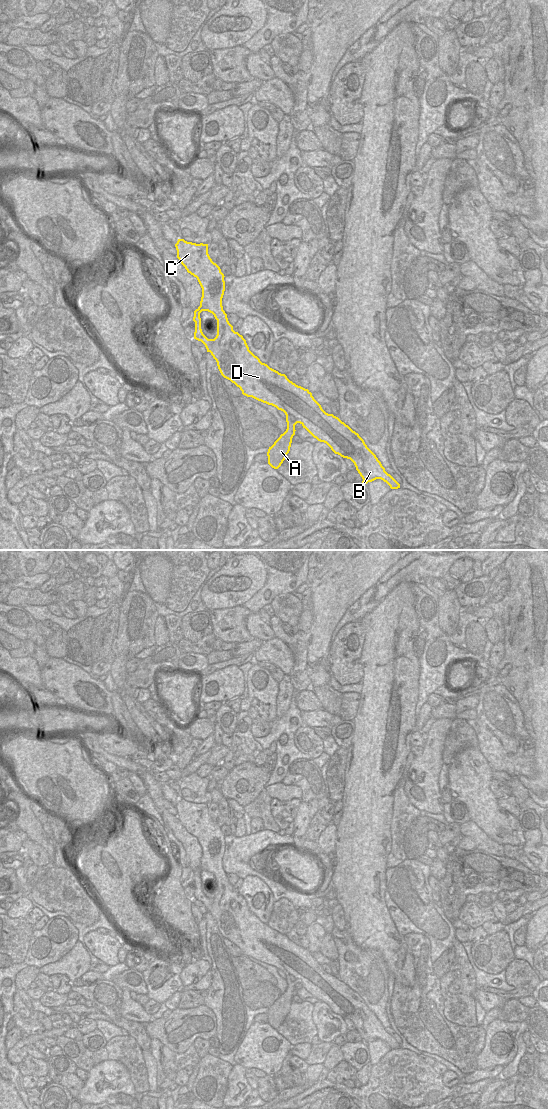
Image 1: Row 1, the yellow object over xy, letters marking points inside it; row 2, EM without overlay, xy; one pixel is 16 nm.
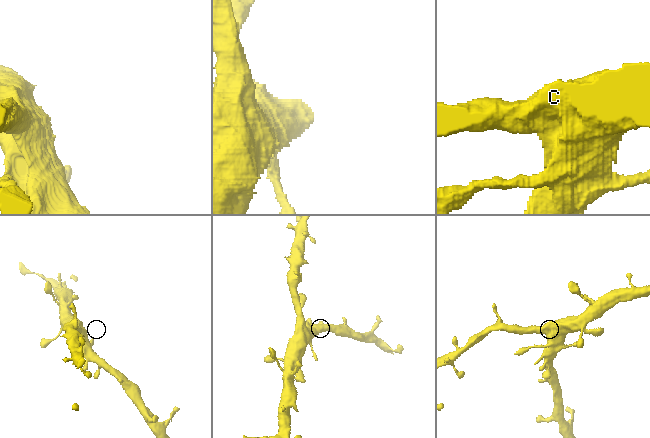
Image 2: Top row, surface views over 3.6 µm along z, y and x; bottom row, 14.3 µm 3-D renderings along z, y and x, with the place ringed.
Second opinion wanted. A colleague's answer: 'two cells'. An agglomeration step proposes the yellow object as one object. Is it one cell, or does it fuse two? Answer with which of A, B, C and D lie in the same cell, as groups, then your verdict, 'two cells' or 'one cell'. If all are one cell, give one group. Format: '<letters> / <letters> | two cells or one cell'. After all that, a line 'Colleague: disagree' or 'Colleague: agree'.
A B C D | one cell
Colleague: disagree

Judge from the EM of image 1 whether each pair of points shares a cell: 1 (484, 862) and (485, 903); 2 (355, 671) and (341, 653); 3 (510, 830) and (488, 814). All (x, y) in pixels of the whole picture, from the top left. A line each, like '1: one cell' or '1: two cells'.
1: two cells
2: one cell
3: one cell

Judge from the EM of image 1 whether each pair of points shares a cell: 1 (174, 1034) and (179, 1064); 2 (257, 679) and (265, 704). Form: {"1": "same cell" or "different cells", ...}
{"1": "different cells", "2": "same cell"}

